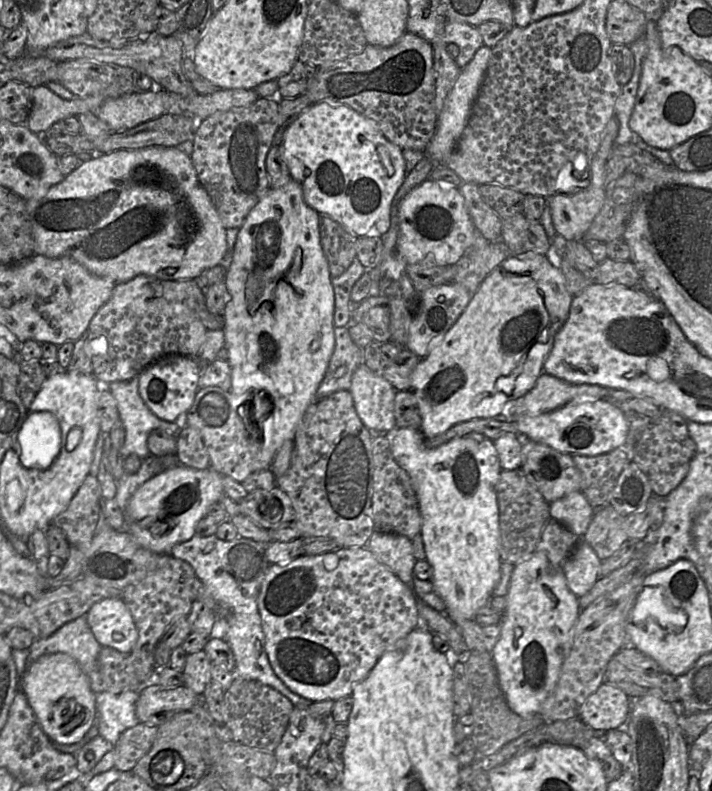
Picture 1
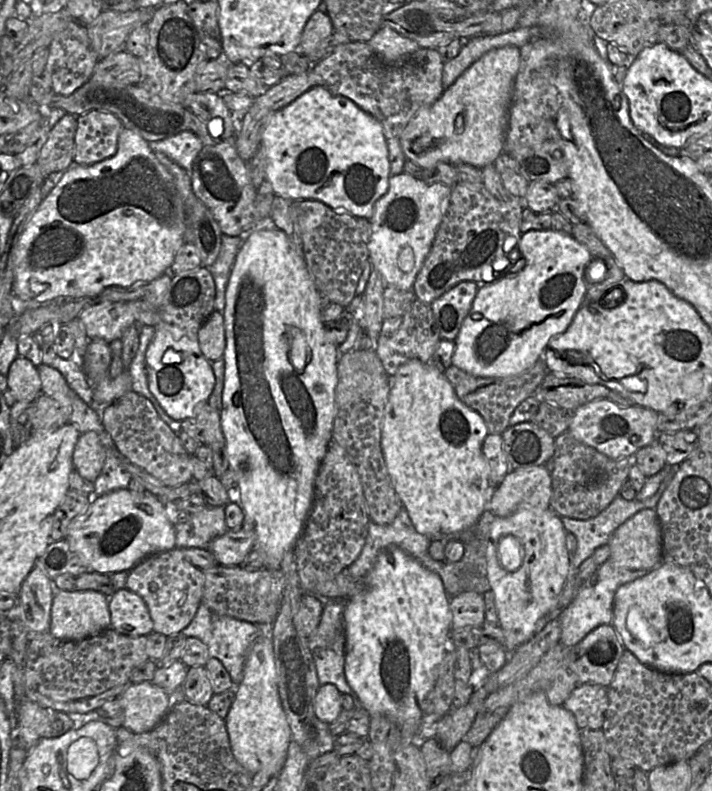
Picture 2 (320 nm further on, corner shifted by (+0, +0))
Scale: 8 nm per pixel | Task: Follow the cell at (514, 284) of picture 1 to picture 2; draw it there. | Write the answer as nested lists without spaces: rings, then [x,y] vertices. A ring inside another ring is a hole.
[[[553,229],[522,233],[518,241],[521,258],[510,272],[498,275],[492,282],[479,285],[471,309],[454,340],[452,365],[477,377],[506,378],[519,375],[531,368],[548,343],[564,333],[584,304],[587,291],[587,266],[593,256],[586,246],[572,235]]]

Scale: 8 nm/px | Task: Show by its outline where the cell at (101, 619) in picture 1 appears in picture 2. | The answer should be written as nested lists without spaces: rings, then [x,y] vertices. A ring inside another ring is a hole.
[[[123,588],[109,597],[111,628],[129,636],[146,636],[153,632],[153,621],[148,607],[141,596]]]

